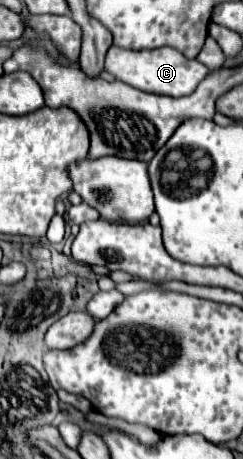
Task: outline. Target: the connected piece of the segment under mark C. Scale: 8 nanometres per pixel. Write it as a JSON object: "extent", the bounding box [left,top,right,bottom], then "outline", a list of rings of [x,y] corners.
{"extent":[105,46,209,96],"outline":[[[111,46],[105,56],[105,70],[113,74],[117,80],[139,88],[143,92],[167,94],[167,96],[187,96],[209,72],[201,62],[185,58],[175,48],[155,48],[155,50],[125,50]]]}

